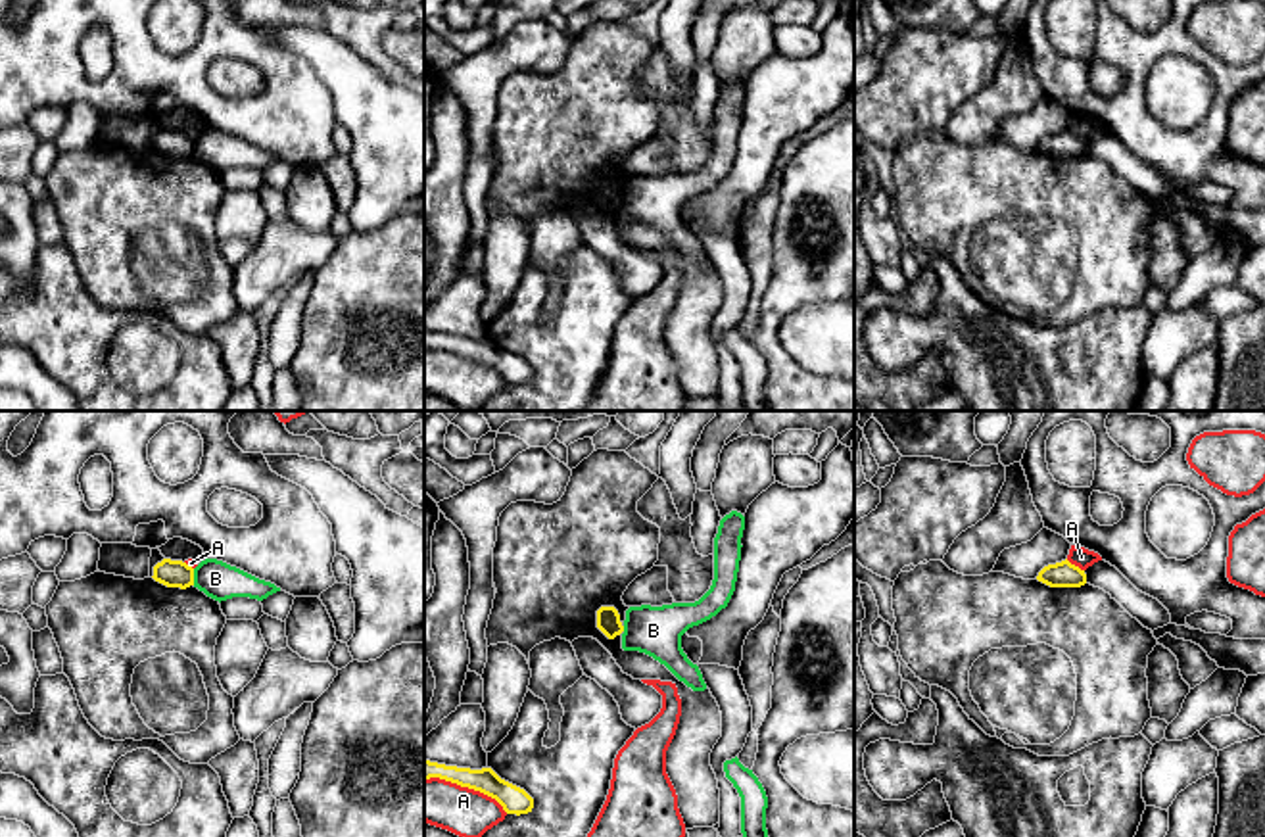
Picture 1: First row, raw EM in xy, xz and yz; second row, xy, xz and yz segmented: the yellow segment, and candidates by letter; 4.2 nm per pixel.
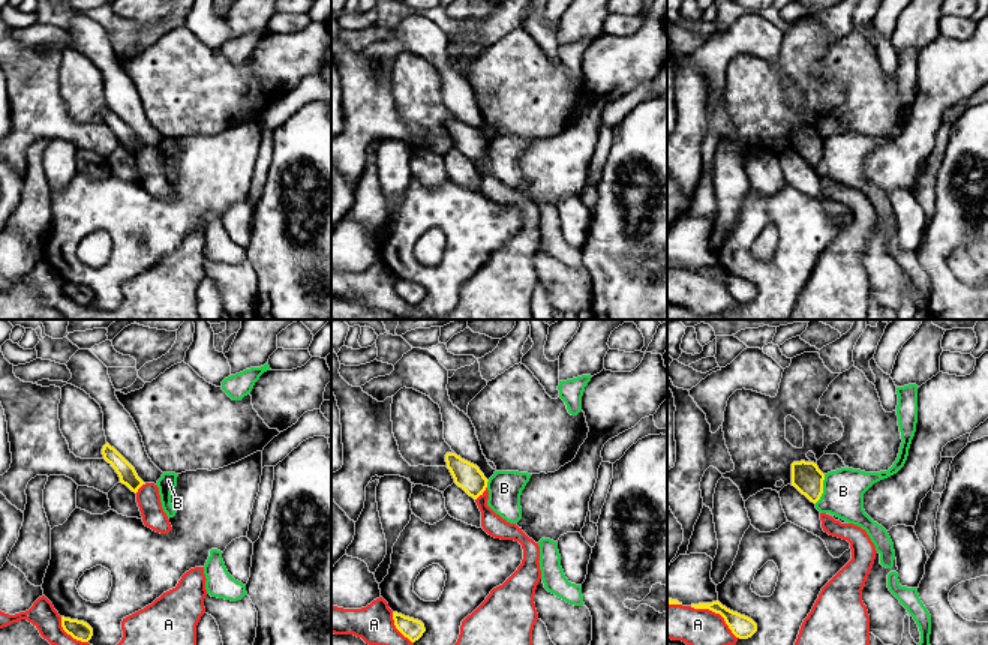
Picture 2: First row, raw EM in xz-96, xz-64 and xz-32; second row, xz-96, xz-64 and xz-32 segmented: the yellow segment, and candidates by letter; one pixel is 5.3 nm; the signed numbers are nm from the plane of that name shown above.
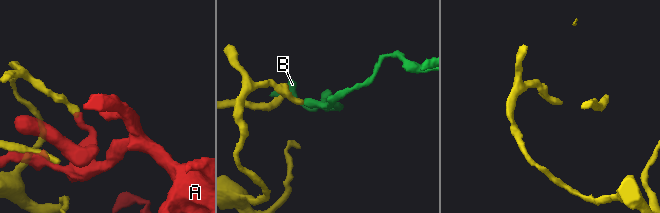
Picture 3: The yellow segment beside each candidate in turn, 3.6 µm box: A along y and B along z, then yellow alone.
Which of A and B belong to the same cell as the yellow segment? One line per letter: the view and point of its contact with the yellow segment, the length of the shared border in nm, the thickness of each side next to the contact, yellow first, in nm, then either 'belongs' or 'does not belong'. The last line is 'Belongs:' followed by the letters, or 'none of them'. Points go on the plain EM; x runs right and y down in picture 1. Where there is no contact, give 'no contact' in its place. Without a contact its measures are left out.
A: meets yellow in xz at (467, 356); contact 380 nm long; 120 nm thick on the yellow side, 200 nm on the other; does not belong
B: meets yellow in xy at (192, 146); contact 70 nm long; 110 nm thick on the yellow side, 160 nm on the other; does not belong
Belongs: none of them

